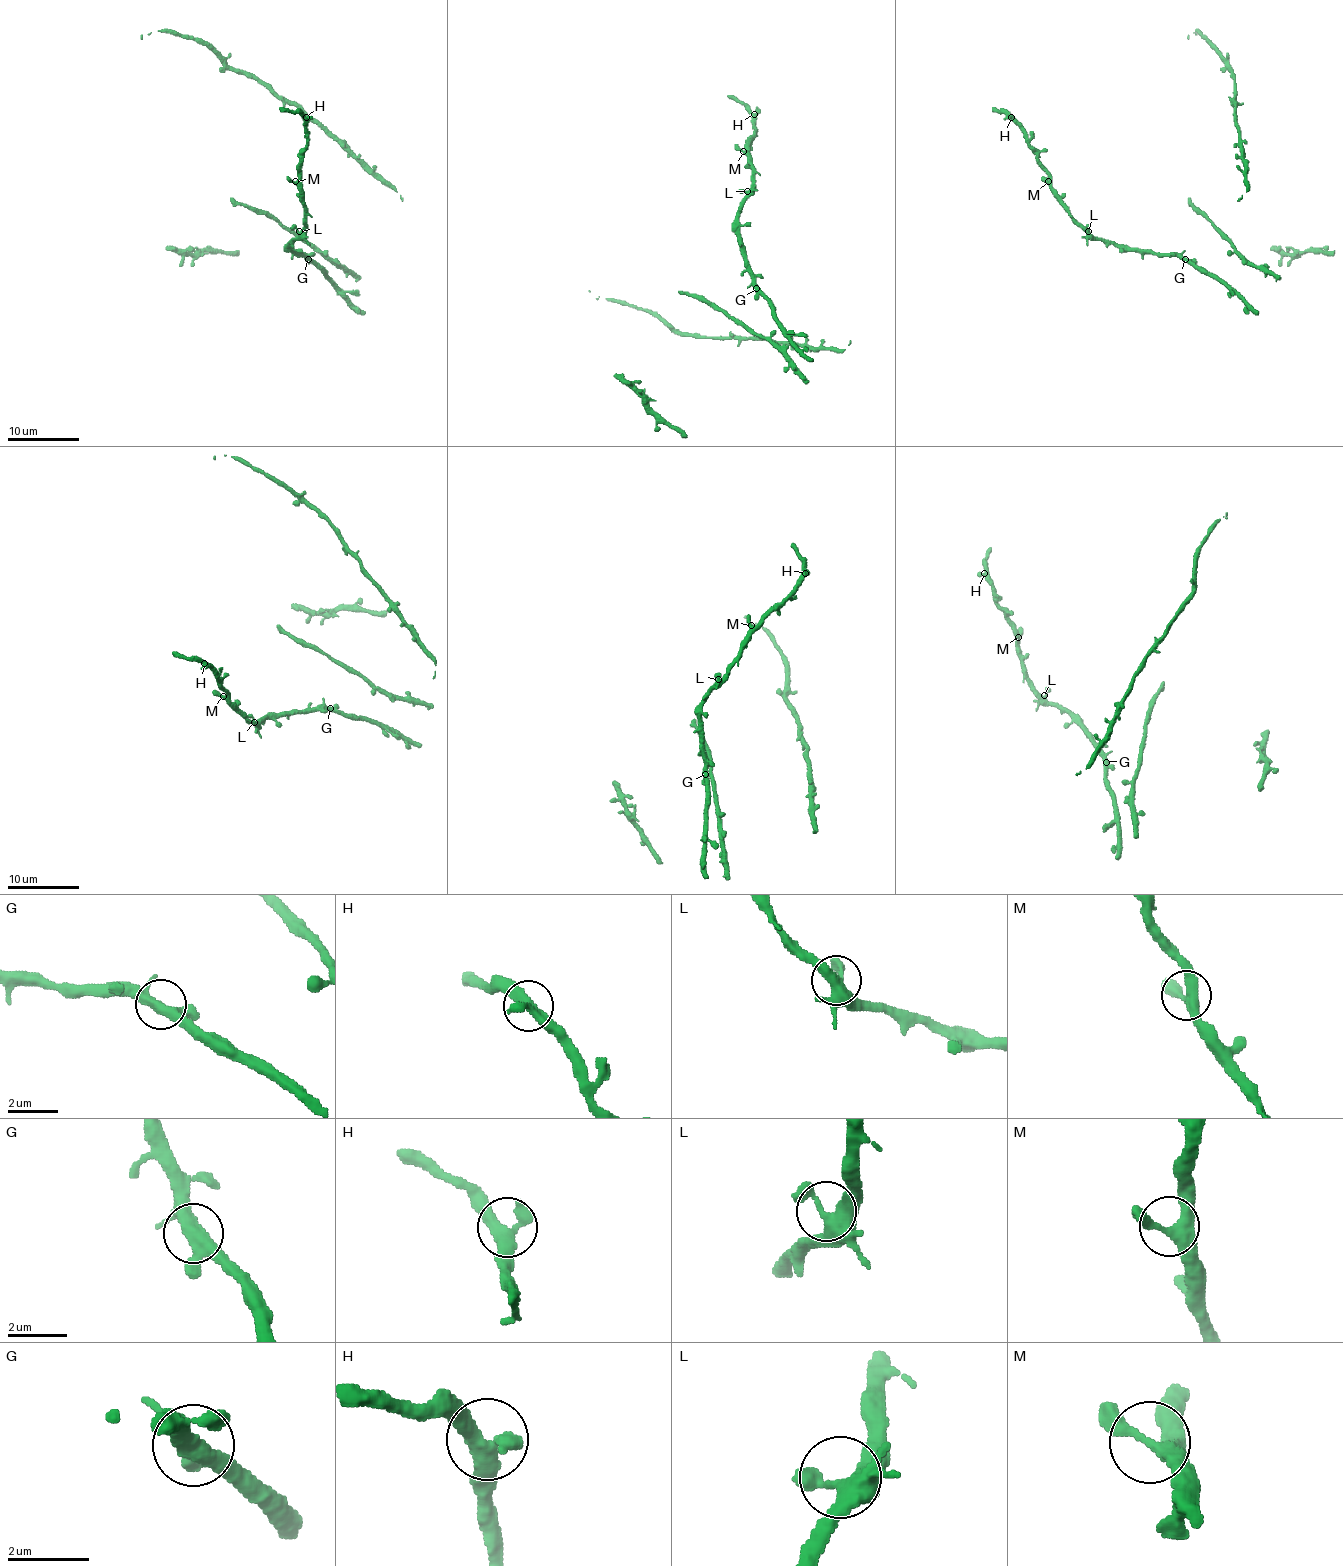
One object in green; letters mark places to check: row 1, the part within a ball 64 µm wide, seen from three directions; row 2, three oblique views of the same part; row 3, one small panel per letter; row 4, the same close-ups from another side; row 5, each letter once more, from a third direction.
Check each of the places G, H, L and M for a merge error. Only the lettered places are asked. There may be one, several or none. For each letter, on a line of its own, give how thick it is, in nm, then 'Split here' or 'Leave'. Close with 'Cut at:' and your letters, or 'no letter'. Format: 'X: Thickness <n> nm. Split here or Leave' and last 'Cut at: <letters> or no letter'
G: Thickness 380 nm. Leave
H: Thickness 360 nm. Leave
L: Thickness 340 nm. Leave
M: Thickness 340 nm. Leave
Cut at: no letter

